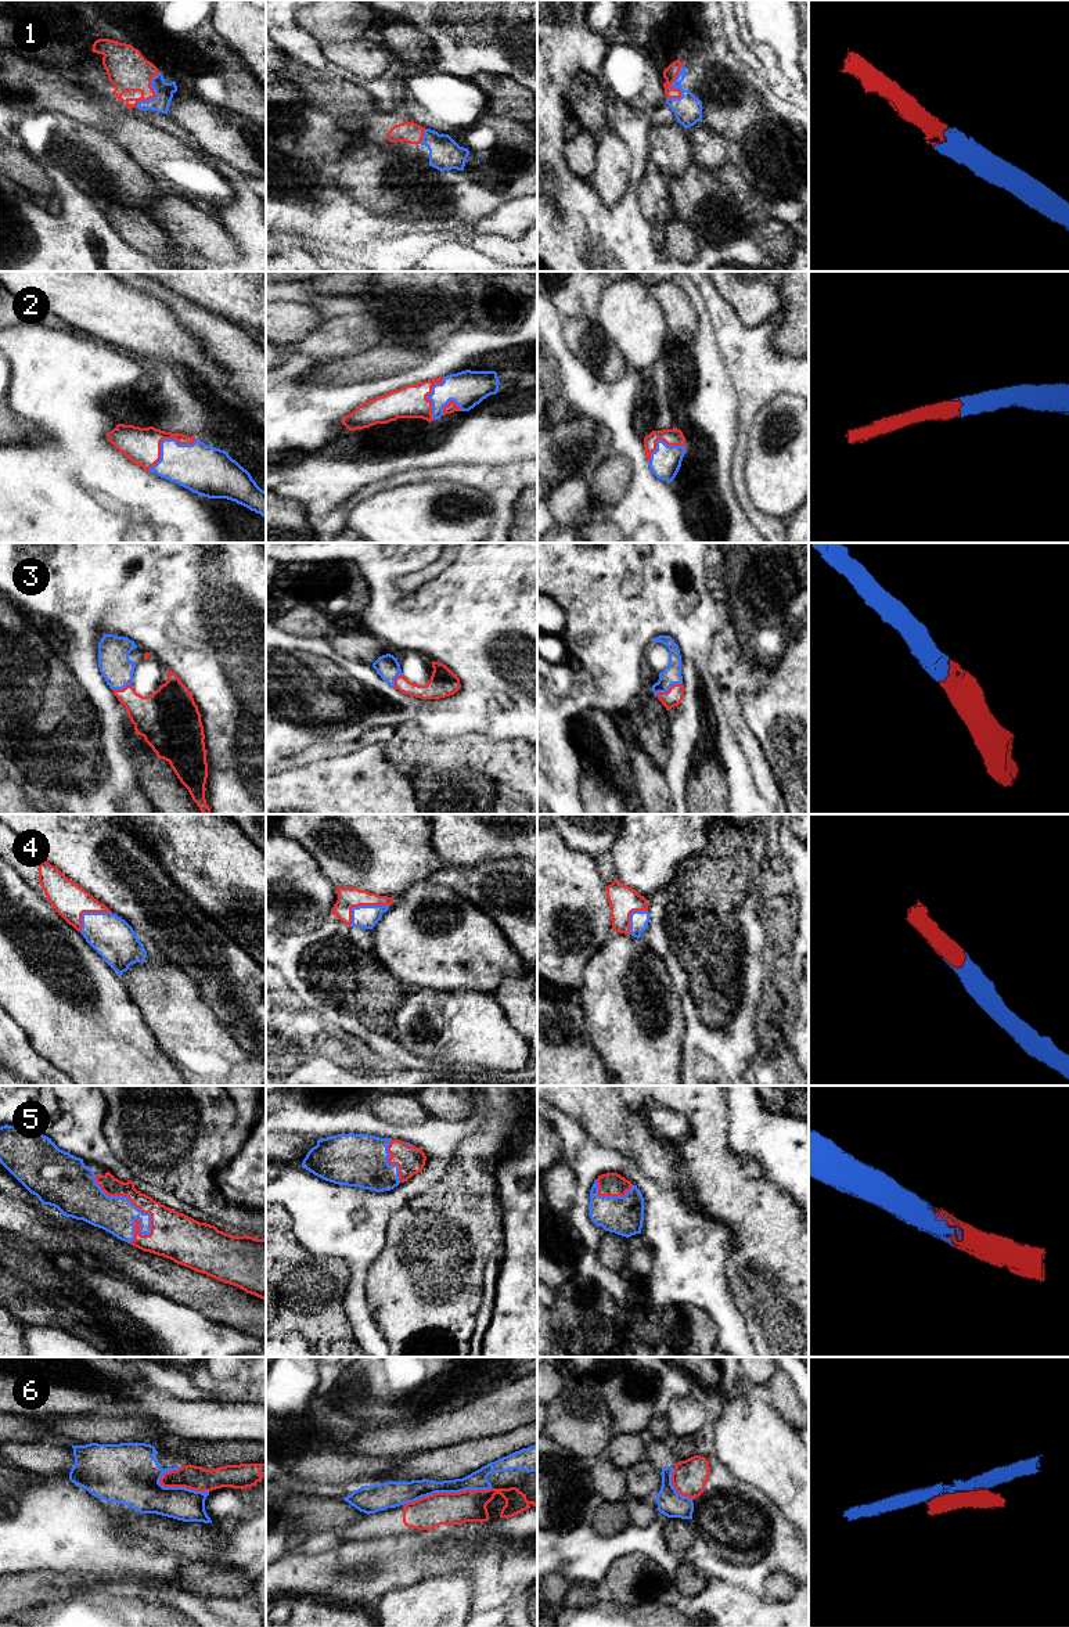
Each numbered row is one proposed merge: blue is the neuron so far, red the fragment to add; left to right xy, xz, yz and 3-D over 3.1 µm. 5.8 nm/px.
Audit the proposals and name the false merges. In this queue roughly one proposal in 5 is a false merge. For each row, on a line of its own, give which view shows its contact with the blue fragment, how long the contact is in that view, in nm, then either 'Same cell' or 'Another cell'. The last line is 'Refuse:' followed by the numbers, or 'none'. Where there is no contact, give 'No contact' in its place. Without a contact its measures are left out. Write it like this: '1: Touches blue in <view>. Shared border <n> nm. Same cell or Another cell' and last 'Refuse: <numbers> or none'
1: Touches blue in yz. Shared border 220 nm. Same cell
2: Touches blue in xy. Shared border 340 nm. Same cell
3: Touches blue in yz. Shared border 170 nm. Same cell
4: Touches blue in xz. Shared border 260 nm. Same cell
5: Touches blue in xy. Shared border 480 nm. Same cell
6: Touches blue in xz. Shared border 500 nm. Another cell
Refuse: 6

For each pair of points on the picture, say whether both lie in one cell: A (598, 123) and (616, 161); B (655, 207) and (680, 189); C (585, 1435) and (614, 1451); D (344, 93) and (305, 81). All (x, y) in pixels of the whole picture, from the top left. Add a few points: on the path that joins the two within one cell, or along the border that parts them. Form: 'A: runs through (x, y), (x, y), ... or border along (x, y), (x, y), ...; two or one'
A: border along (608, 128), (596, 137); two
B: border along (668, 179), (668, 191), (676, 215); two
C: border along (614, 1435), (604, 1453); two
D: runs through (334, 93), (324, 93), (315, 87); one

